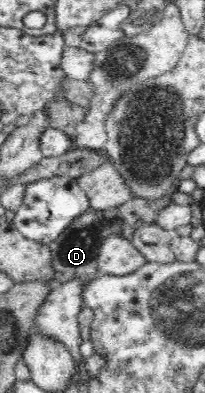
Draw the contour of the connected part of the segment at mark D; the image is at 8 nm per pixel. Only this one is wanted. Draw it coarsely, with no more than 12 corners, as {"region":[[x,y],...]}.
{"region":[[170,195],[89,208],[55,242],[56,284],[87,284],[103,240],[156,224]]}

